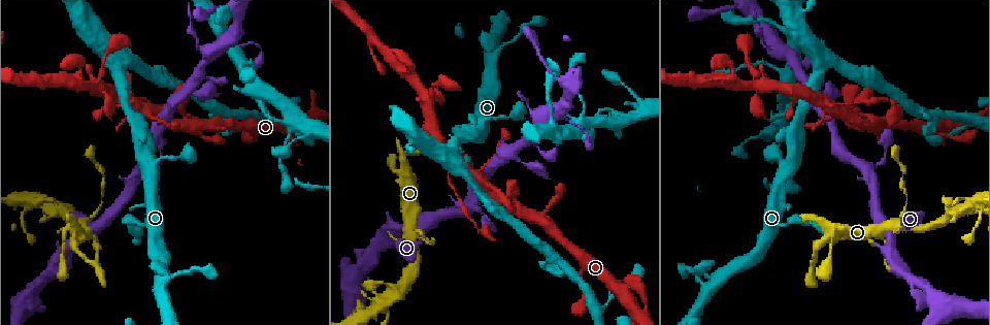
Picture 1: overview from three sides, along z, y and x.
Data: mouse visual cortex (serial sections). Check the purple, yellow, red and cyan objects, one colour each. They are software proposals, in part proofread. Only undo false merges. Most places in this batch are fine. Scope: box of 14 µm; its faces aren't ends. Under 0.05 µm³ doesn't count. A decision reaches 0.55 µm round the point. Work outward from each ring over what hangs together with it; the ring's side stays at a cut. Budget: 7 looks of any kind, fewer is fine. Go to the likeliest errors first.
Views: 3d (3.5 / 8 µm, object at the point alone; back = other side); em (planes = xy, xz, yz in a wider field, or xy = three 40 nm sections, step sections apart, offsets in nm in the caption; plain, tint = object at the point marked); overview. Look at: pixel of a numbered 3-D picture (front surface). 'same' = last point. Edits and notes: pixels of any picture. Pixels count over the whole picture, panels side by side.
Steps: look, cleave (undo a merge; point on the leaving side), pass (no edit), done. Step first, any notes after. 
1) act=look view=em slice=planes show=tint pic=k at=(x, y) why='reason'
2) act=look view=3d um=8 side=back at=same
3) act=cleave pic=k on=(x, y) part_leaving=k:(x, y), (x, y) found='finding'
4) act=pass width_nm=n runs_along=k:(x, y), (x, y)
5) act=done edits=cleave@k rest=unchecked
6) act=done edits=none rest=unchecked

act=look view=3d um=8 pic=1 at=(901, 214)

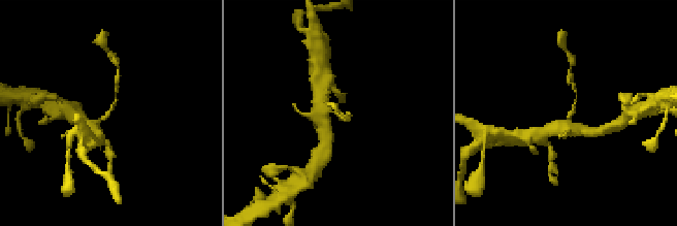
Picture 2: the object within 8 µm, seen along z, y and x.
act=look view=em slice=xy step=5 show=tint pic=2 at=(570, 115) arm_widths_nm=100,400 why='shape alone is not enough'

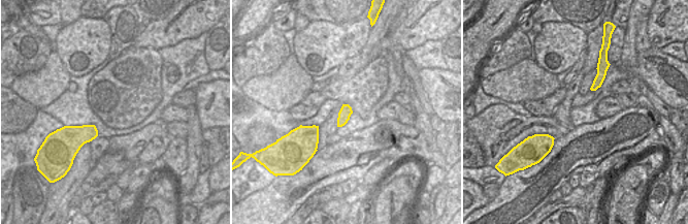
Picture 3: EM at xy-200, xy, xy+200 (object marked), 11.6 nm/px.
act=pass width_nm=140 runs_along=2:(87, 127), (109, 112), (116, 89) found='one cell here'

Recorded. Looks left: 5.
act=look view=3d um=3.5 pic=1 at=(822, 104) why='small branch off a trunk'

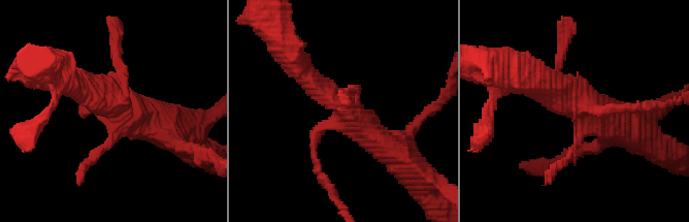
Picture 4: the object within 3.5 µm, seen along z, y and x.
act=look view=em slice=xy step=5 show=tint pic=4 at=(580, 105) why='shape alone is not enough'

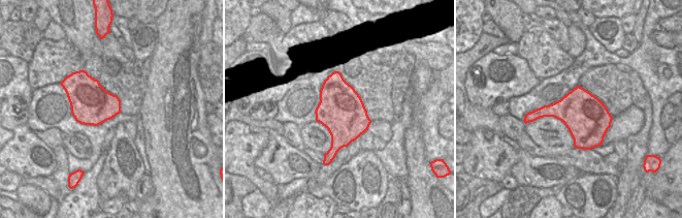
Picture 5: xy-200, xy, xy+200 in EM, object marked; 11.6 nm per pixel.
act=look view=em slice=xy step=1 show=tint at=same why='another direction'

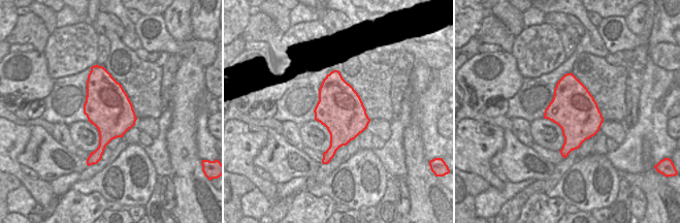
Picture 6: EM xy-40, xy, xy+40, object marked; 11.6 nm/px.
act=pass runs_along=4:(396, 155), (301, 70) found='continuous, no second cell'

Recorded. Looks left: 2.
act=look view=3d um=8 pic=1 at=(32, 295) why='abrupt turn'

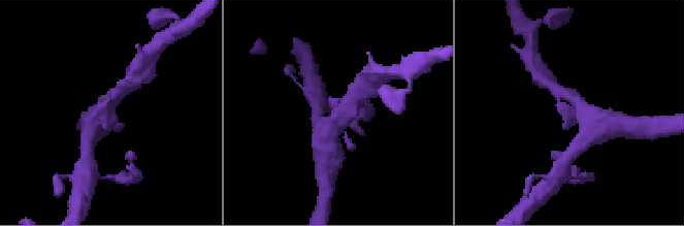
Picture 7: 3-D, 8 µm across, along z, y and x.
act=look view=em slice=xy step=2 show=tint pic=7 at=(569, 110) why='shape alone is not enough'

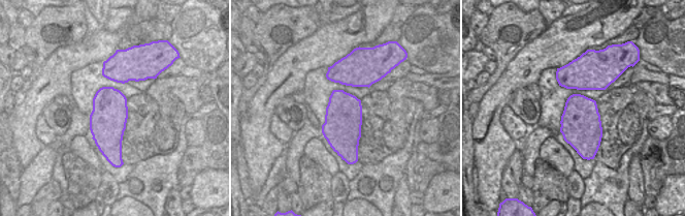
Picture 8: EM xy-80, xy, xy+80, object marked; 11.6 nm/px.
act=pass found='one cell here'

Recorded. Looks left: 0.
act=done edits=none rest=unchecked

